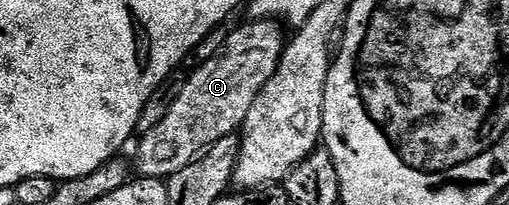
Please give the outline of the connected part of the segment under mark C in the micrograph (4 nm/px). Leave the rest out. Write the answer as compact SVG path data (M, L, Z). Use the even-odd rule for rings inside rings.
M248 20L245 23L229 33L215 58L199 63L197 70L187 75L162 124L150 128L150 132L139 139L134 168L141 177L161 180L172 177L215 142L236 134L243 127L258 92L270 76L274 76L286 45L286 34L280 31L279 21Z

